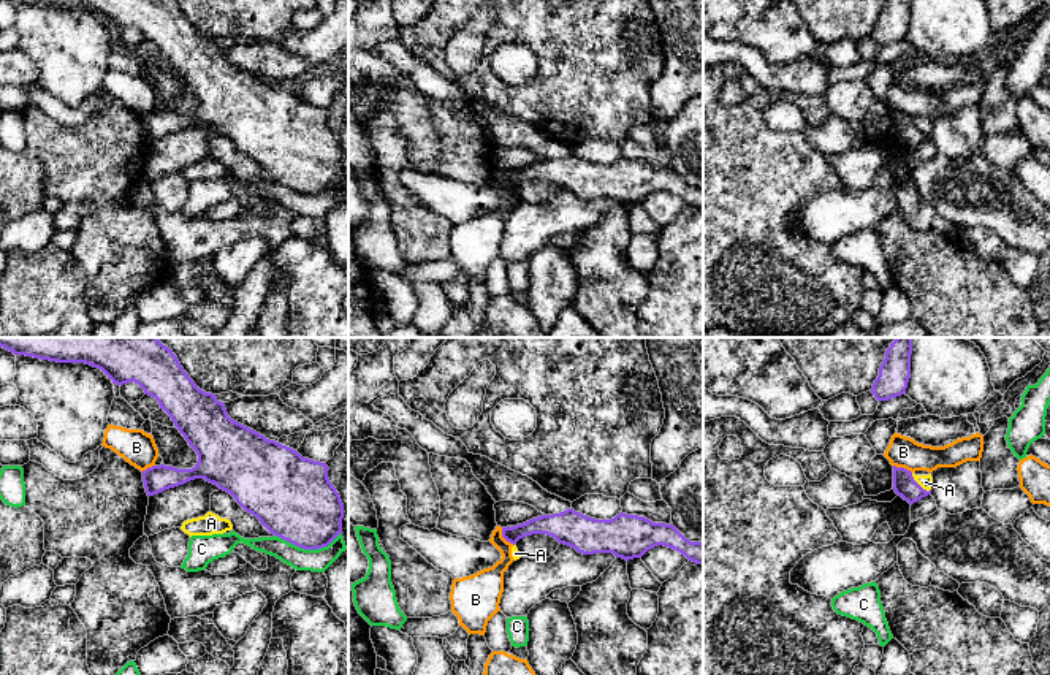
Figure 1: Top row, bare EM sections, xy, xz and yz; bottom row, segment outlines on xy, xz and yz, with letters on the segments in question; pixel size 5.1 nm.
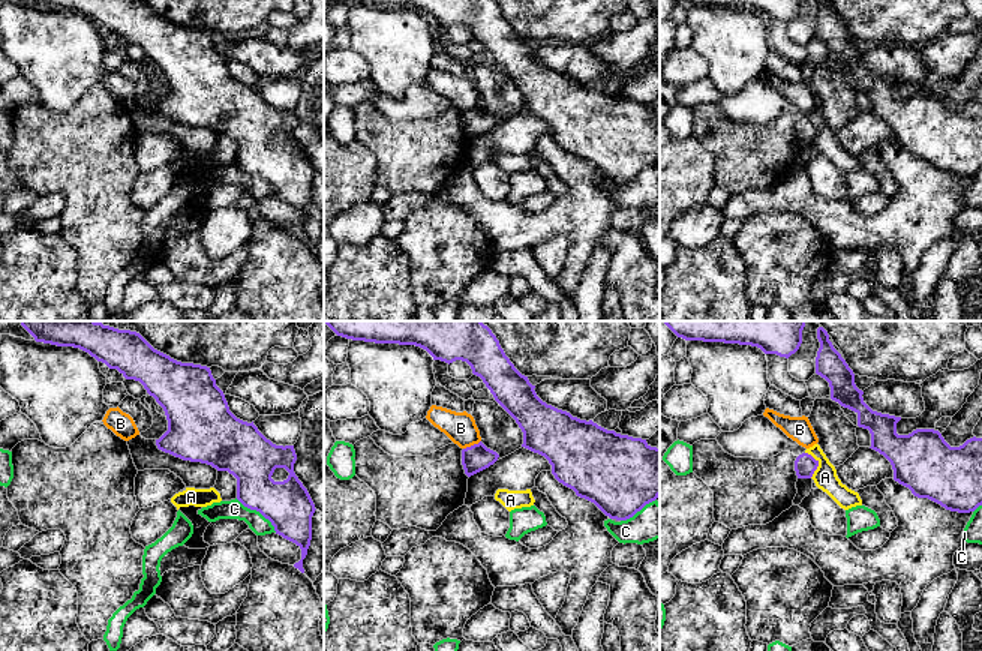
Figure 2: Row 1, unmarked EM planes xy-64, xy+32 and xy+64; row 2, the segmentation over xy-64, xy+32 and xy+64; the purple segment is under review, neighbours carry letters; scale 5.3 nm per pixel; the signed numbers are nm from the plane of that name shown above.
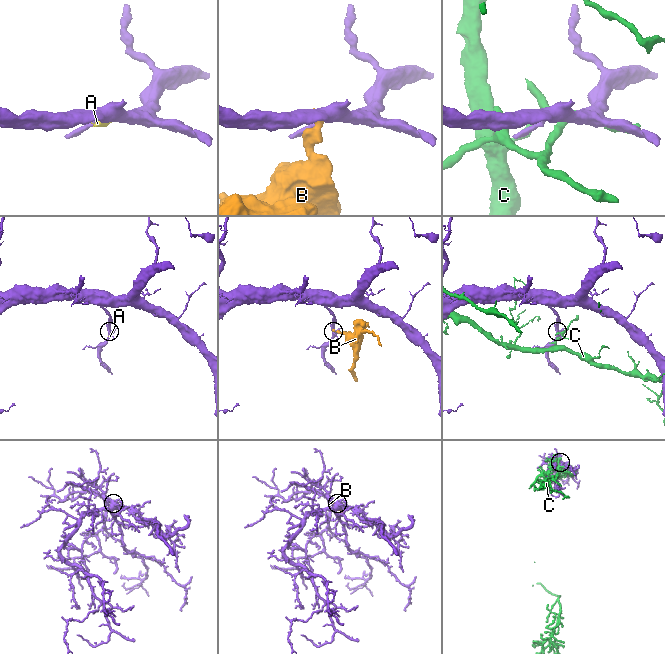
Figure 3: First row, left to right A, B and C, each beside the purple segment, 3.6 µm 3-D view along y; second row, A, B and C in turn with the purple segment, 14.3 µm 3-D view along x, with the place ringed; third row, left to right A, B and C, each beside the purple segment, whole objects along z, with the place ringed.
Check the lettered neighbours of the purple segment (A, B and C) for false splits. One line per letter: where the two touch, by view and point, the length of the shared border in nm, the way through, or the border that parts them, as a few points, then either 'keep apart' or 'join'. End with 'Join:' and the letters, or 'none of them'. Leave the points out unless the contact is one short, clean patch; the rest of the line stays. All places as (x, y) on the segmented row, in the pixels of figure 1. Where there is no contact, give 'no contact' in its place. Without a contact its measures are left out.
A: meets purple in yz at (917, 484); contact 140 nm long; border along yz (911, 472), (924, 488), (930, 490); keep apart
B: meets purple in xz at (504, 537); contact 110 nm long; border along xz (501, 528), (501, 534), (513, 544); keep apart
C: meets purple in xy at (308, 549); contact 340 nm long; keep apart
Join: none of them

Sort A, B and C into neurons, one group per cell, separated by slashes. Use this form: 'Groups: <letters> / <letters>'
Groups: A / B / C

